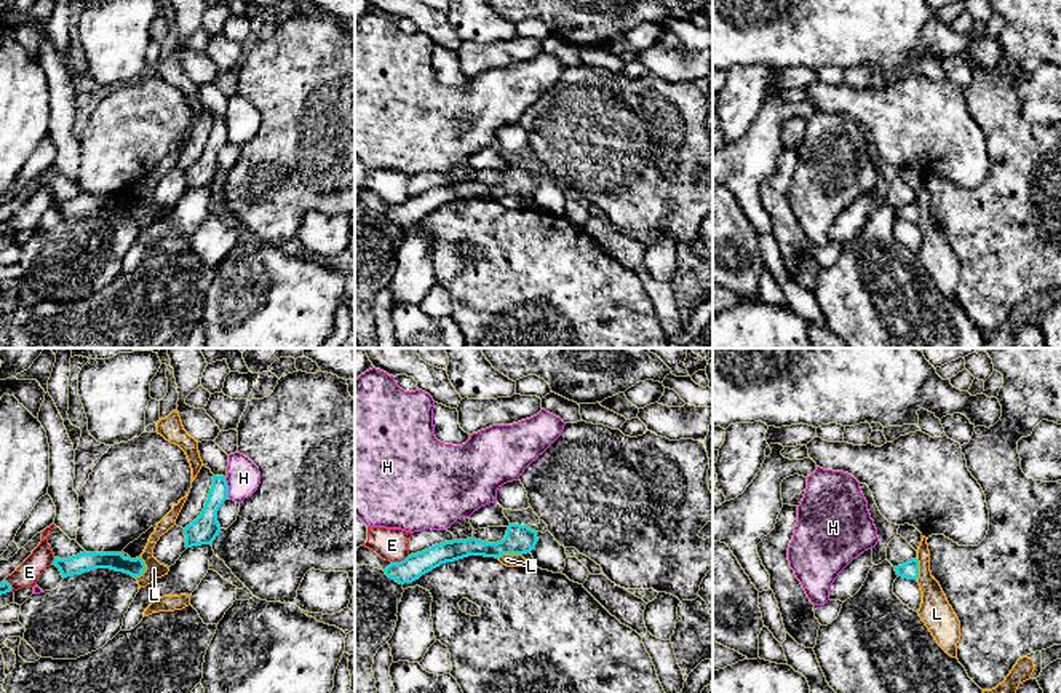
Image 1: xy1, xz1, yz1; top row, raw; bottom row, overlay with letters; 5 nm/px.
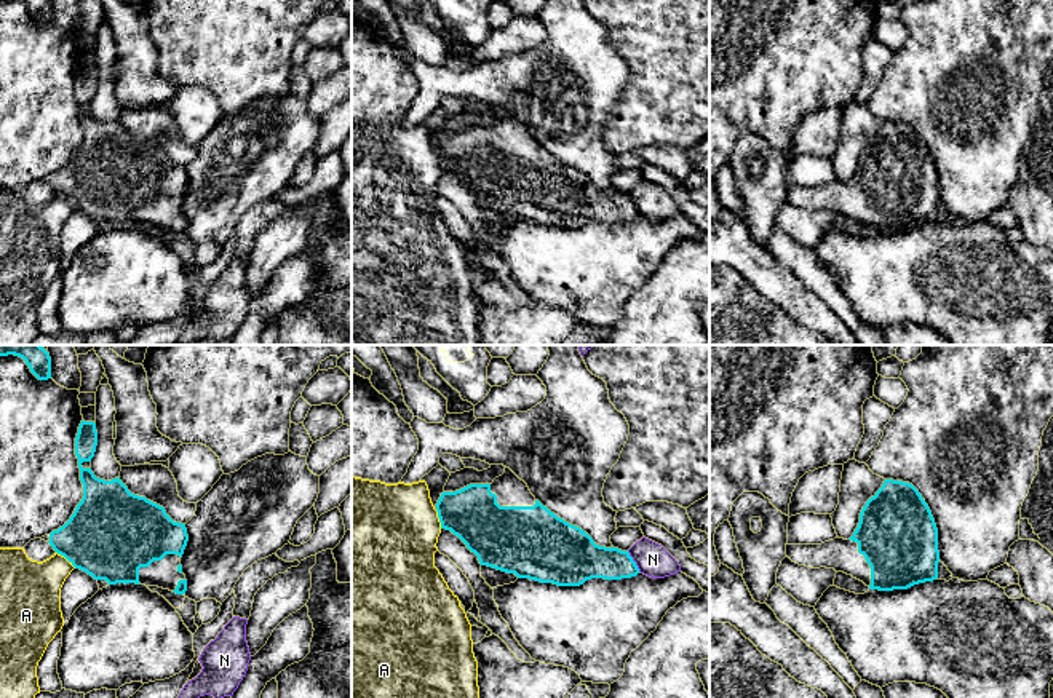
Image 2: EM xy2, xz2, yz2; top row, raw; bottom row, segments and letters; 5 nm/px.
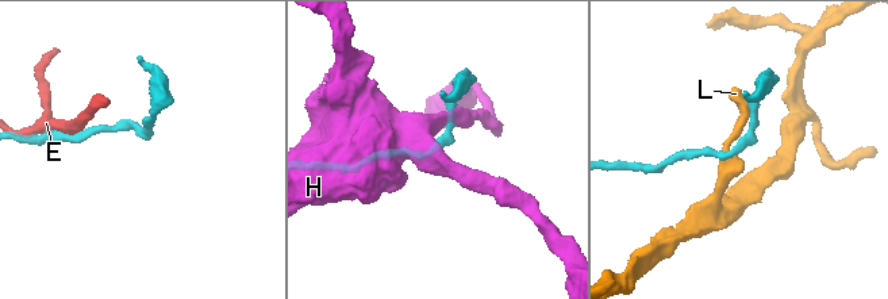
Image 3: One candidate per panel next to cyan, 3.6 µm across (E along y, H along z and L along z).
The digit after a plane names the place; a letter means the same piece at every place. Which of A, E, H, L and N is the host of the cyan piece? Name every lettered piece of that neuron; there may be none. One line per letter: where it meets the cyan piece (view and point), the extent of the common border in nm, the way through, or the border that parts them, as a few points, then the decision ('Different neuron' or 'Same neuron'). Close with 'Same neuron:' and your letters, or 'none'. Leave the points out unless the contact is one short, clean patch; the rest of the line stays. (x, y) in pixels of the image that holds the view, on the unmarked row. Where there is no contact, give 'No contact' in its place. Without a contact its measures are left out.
A: Touches cyan at xy2 (66, 200). Shared border 130 nm. Boundary: xy2 (56, 194), (75, 210). Different neuron
E: Touches cyan at xz1 (401, 203). Shared border 100 nm. Different neuron
H: Touches cyan at xy1 (227, 130). Shared border 110 nm. Boundary: xy1 (224, 120), (229, 139). Different neuron
L: Touches cyan at xz1 (508, 195). Shared border 130 nm. Boundary: xz1 (521, 197), (500, 197), (497, 200). Different neuron
N: Touches cyan at xz2 (633, 203). Shared border 120 nm. Different neuron
Same neuron: none

